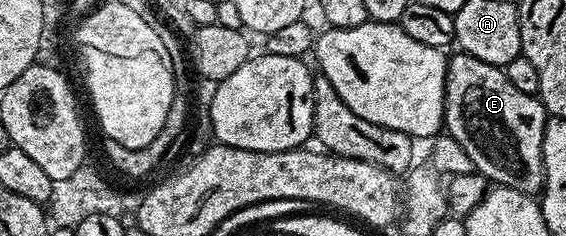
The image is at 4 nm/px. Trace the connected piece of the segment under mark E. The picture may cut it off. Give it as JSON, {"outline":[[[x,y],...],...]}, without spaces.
{"outline":[[[466,53],[452,54],[447,61],[447,80],[445,81],[445,105],[443,106],[443,125],[446,134],[453,137],[453,141],[457,141],[457,145],[461,145],[461,149],[465,149],[465,153],[469,157],[472,168],[478,174],[483,175],[492,184],[500,187],[507,187],[510,191],[520,191],[528,197],[535,197],[543,190],[543,134],[545,133],[545,125],[549,116],[546,107],[543,106],[542,99],[534,95],[526,95],[521,93],[521,89],[516,89],[514,85],[509,85],[509,77],[506,70],[502,67],[494,67],[485,61],[481,61],[477,57]]]}

